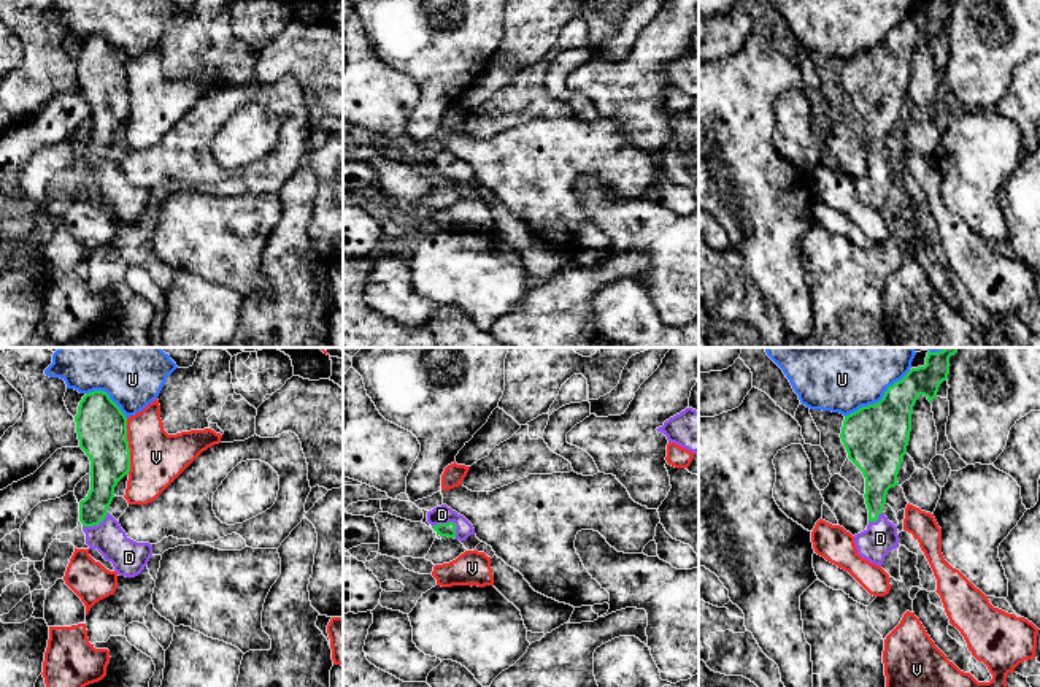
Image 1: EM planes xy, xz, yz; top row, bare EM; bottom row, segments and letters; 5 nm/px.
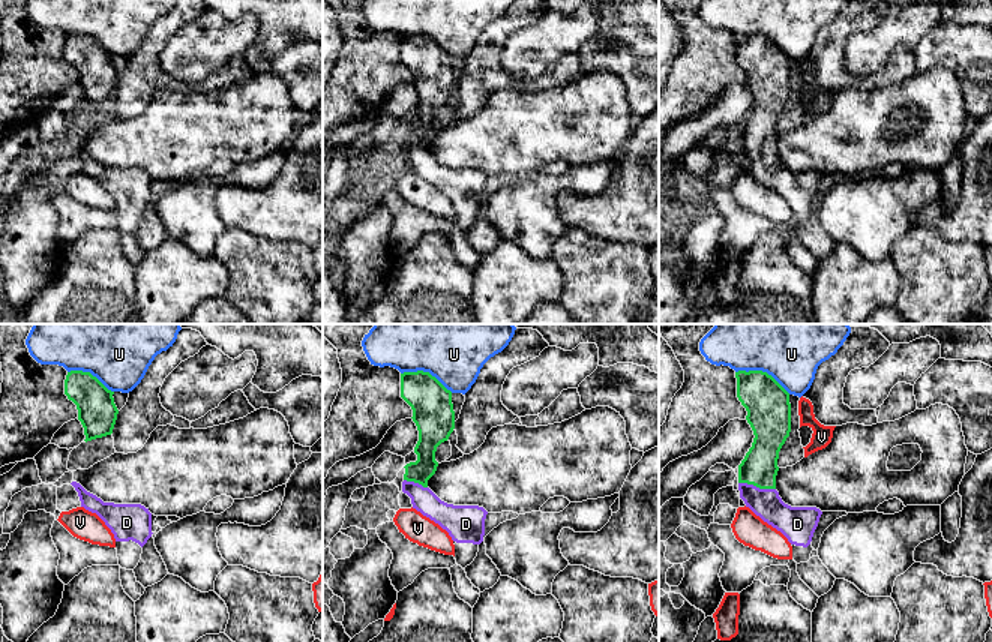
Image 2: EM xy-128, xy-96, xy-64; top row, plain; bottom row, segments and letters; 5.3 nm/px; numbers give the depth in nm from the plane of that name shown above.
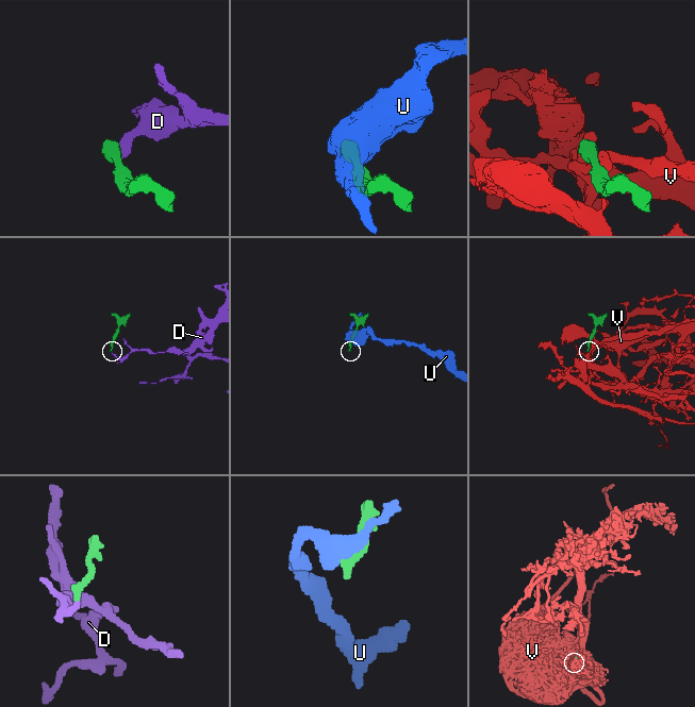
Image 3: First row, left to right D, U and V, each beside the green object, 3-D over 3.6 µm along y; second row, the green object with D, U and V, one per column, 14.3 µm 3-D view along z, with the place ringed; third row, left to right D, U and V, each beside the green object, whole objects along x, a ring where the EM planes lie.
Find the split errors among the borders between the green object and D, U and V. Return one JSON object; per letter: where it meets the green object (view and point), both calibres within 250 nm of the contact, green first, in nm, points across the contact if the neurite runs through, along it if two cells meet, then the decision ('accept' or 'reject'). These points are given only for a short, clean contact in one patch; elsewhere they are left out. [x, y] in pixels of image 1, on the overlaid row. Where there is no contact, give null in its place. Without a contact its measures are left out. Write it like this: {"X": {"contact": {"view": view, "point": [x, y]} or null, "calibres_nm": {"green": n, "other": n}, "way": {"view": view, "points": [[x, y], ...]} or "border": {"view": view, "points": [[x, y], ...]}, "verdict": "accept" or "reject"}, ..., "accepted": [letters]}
{"D": {"contact": {"view": "xz", "point": [451, 522]}, "calibres_nm": {"green": 70, "other": 100}, "way": {"view": "xz", "points": [[448, 529], [451, 522], [442, 514]]}, "verdict": "accept"}, "U": {"contact": {"view": "yz", "point": [880, 400]}, "calibres_nm": {"green": 320, "other": 480}, "verdict": "reject"}, "V": {"contact": {"view": "xy", "point": [127, 446]}, "calibres_nm": {"green": 260, "other": 280}, "verdict": "reject"}, "accepted": ["D"]}

